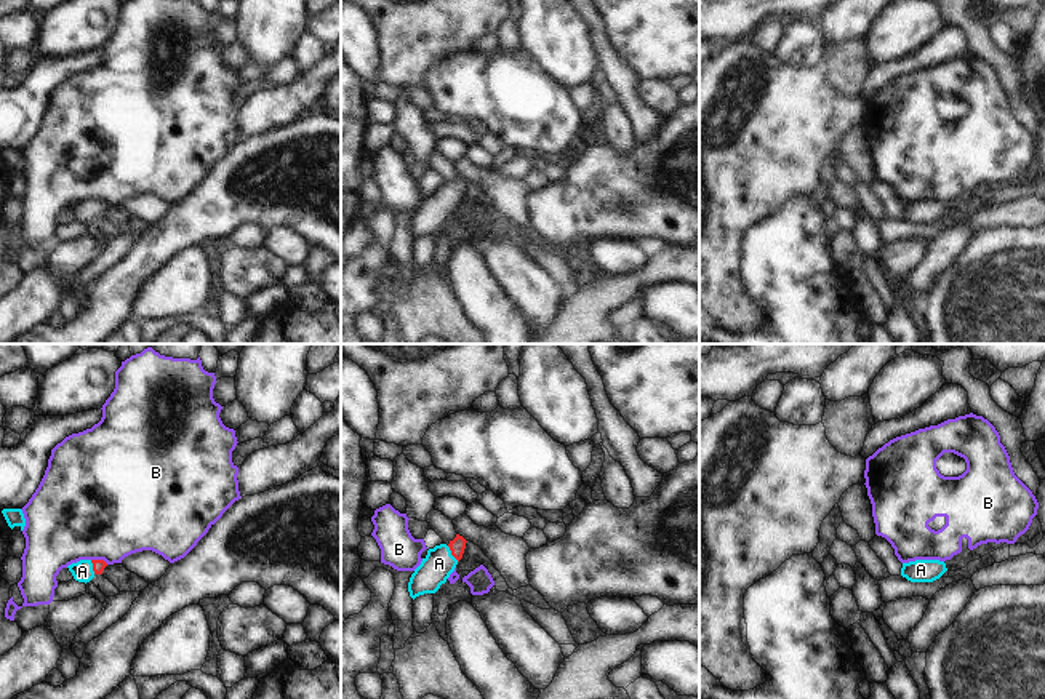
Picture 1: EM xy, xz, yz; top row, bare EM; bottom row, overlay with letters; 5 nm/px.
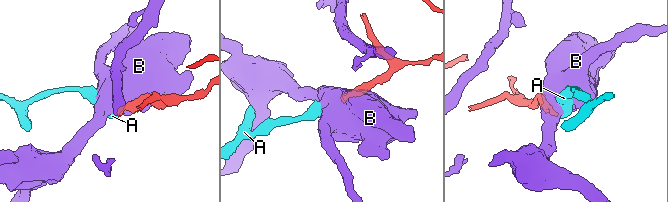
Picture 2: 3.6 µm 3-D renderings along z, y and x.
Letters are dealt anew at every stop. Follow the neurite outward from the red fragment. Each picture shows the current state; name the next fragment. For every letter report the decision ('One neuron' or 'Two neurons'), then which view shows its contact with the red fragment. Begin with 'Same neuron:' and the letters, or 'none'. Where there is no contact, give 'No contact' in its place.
Same neuron: A
A: One neuron. Touches red in xz
B: Two neurons. Touches red in xy.

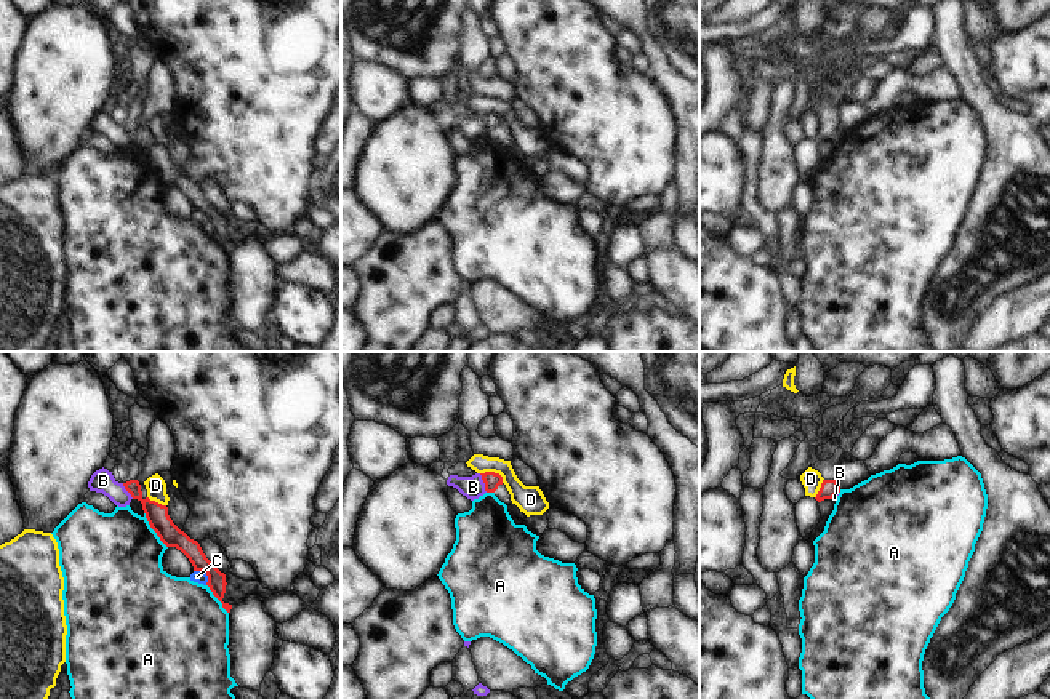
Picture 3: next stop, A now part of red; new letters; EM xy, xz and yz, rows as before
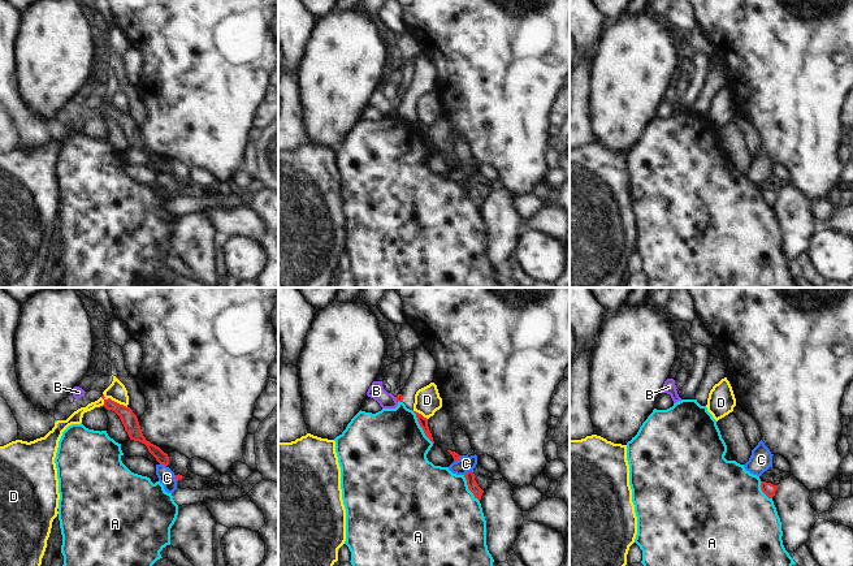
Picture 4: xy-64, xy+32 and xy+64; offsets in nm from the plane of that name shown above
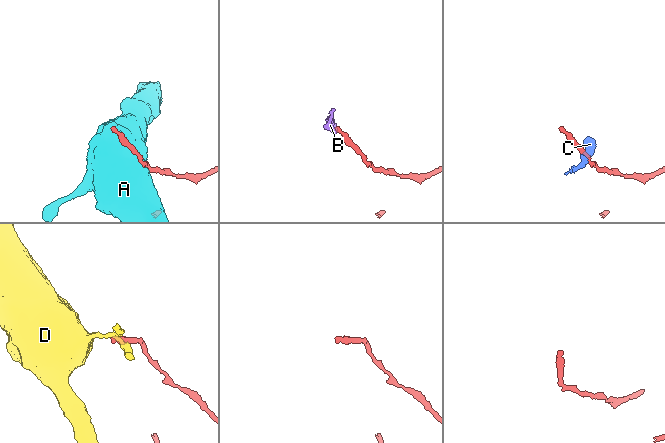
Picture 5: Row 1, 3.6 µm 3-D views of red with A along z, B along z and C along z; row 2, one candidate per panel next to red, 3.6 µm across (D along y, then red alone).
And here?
Same neuron: none
A: Two neurons. Touches red in xy
B: Two neurons. Touches red in xz
C: Two neurons. Touches red in xy
D: Two neurons. Touches red in xz.

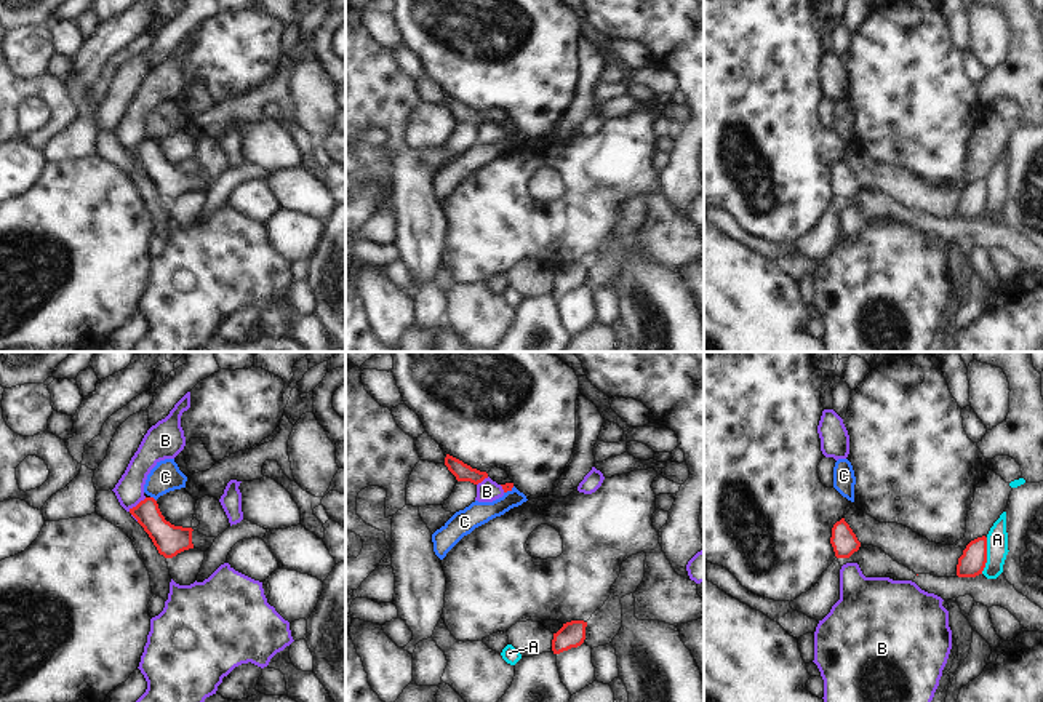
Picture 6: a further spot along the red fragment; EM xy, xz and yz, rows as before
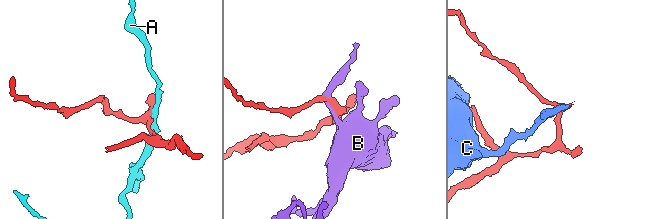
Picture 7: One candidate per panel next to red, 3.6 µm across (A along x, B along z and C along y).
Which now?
Same neuron: none
A: Two neurons. Touches red in yz
B: Two neurons. Touches red in xy
C: Two neurons. Touches red in xy.

